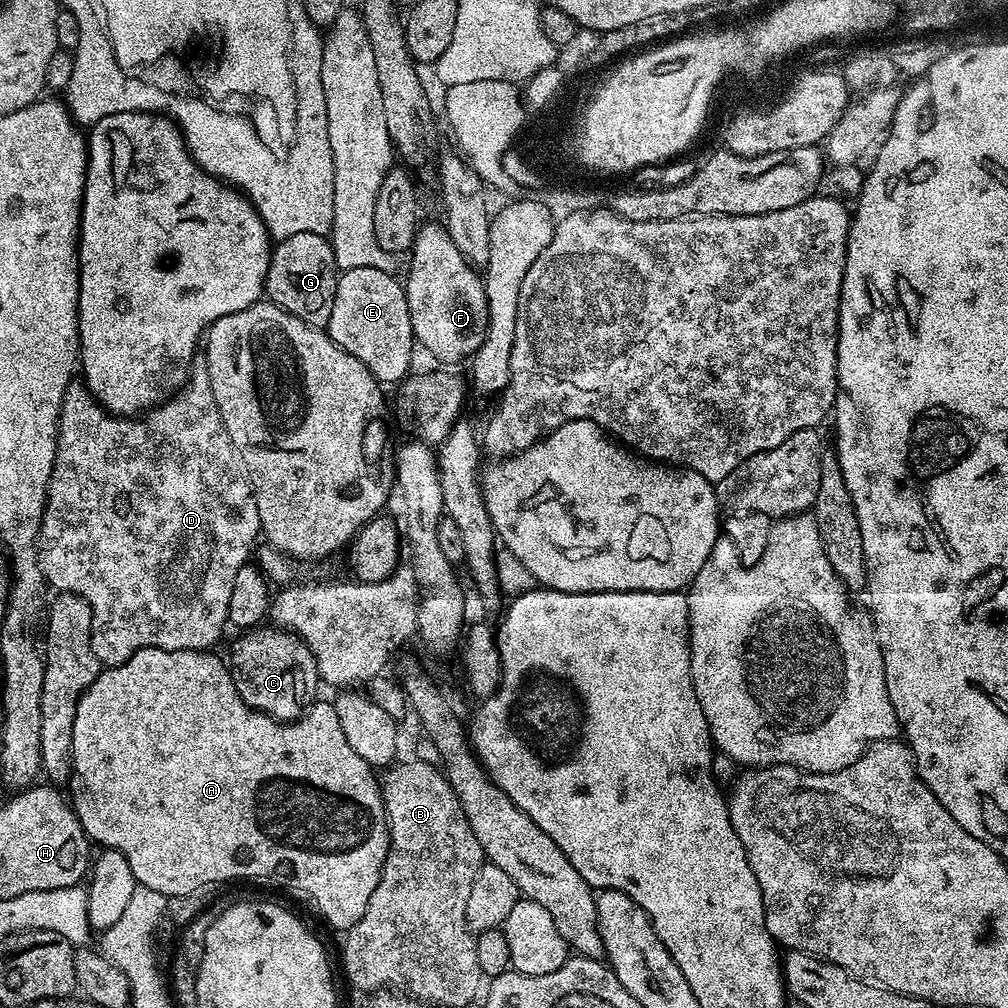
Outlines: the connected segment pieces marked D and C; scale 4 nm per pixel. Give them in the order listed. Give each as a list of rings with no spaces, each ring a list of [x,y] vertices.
[[[202,358],[193,359],[188,370],[188,381],[181,386],[179,392],[175,392],[170,399],[159,404],[158,407],[152,408],[149,412],[145,412],[135,418],[126,416],[113,416],[112,413],[106,411],[105,408],[95,400],[91,392],[83,383],[73,382],[68,385],[64,392],[64,400],[60,403],[60,433],[56,436],[56,461],[54,462],[54,470],[50,474],[50,482],[48,483],[48,501],[44,507],[44,517],[40,523],[40,538],[38,541],[38,559],[40,568],[44,571],[44,579],[49,585],[56,587],[57,593],[69,592],[70,594],[78,594],[87,602],[92,611],[92,641],[94,642],[94,654],[98,654],[101,665],[113,668],[122,662],[126,662],[126,658],[130,658],[138,650],[143,648],[161,648],[162,650],[201,650],[211,649],[211,644],[216,644],[220,640],[220,635],[223,634],[224,628],[229,627],[228,611],[230,610],[230,593],[234,586],[234,577],[238,575],[238,570],[242,565],[249,563],[248,556],[257,547],[256,536],[261,535],[260,519],[258,518],[258,506],[256,499],[252,493],[252,483],[248,477],[246,470],[246,462],[242,462],[242,454],[238,454],[238,450],[234,446],[234,442],[230,442],[230,434],[226,430],[226,426],[222,422],[222,414],[218,410],[218,402],[214,402],[214,390],[210,390],[210,374],[208,373],[208,363]]]
[[[257,626],[237,636],[230,668],[242,702],[276,720],[291,722],[303,716],[317,699],[318,677],[314,656],[299,636],[275,626]]]

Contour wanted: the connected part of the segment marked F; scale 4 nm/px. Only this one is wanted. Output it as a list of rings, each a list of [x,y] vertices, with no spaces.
[[[421,223],[416,229],[416,237],[410,249],[408,260],[408,280],[403,281],[404,293],[406,294],[406,302],[410,310],[410,322],[412,323],[412,334],[417,345],[420,344],[433,356],[436,360],[445,360],[445,365],[452,366],[455,360],[467,361],[478,350],[478,346],[482,346],[482,338],[486,338],[486,326],[488,325],[488,303],[486,302],[486,290],[484,289],[484,281],[481,273],[477,271],[473,265],[469,264],[467,258],[462,254],[462,250],[458,250],[458,246],[454,246],[454,242],[450,238],[447,227],[443,223],[427,224]]]

